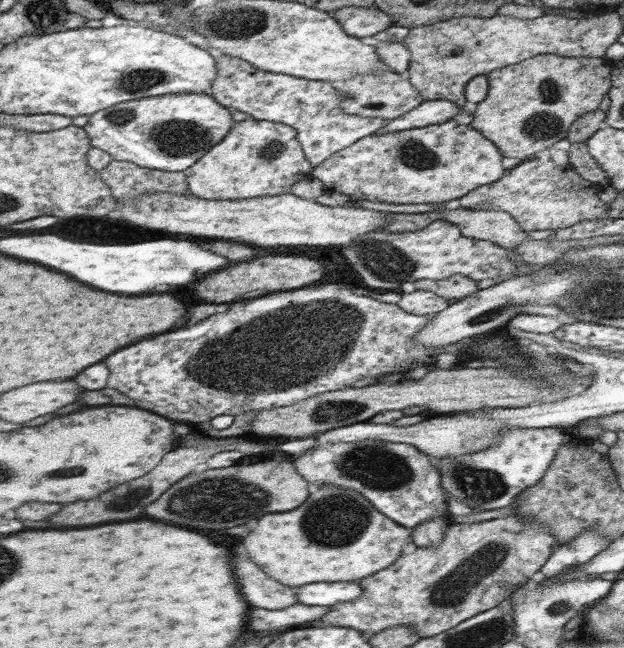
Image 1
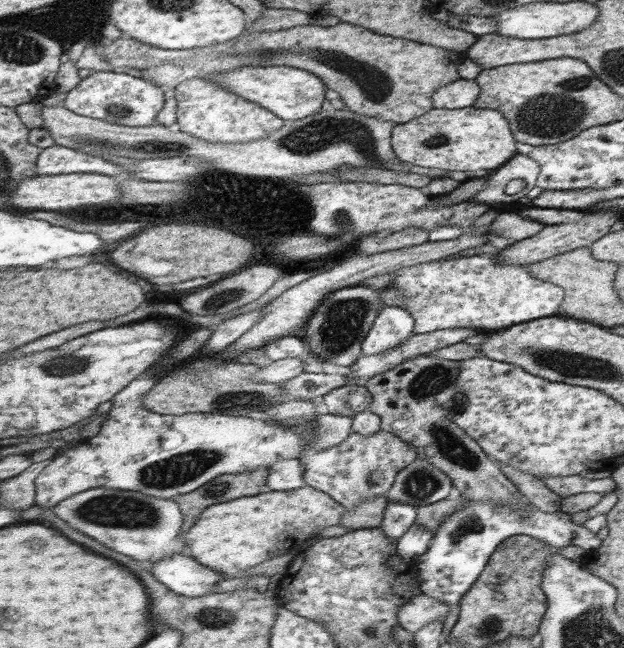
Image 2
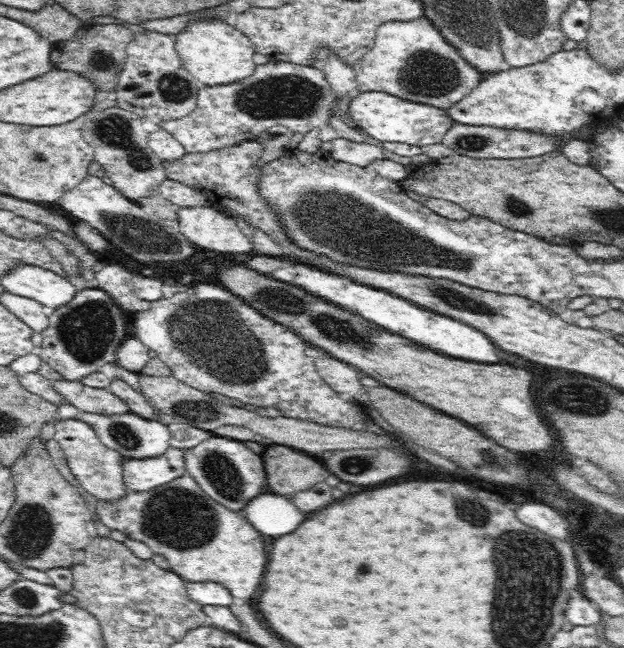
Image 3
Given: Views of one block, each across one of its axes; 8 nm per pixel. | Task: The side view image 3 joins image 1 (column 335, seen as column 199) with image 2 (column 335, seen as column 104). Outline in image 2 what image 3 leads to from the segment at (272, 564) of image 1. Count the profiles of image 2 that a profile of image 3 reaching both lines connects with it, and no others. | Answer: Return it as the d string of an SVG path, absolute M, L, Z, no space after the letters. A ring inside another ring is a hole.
M306 485L295 490L269 491L237 498L231 502L221 502L221 504L215 504L215 506L209 506L207 510L203 510L203 514L199 516L199 522L195 522L189 527L189 530L182 533L185 554L219 573L240 576L242 572L250 570L252 566L258 566L270 558L286 554L292 543L305 541L313 536L316 530L340 524L339 520L341 520L344 510L338 502L335 502L335 499L323 491Z

